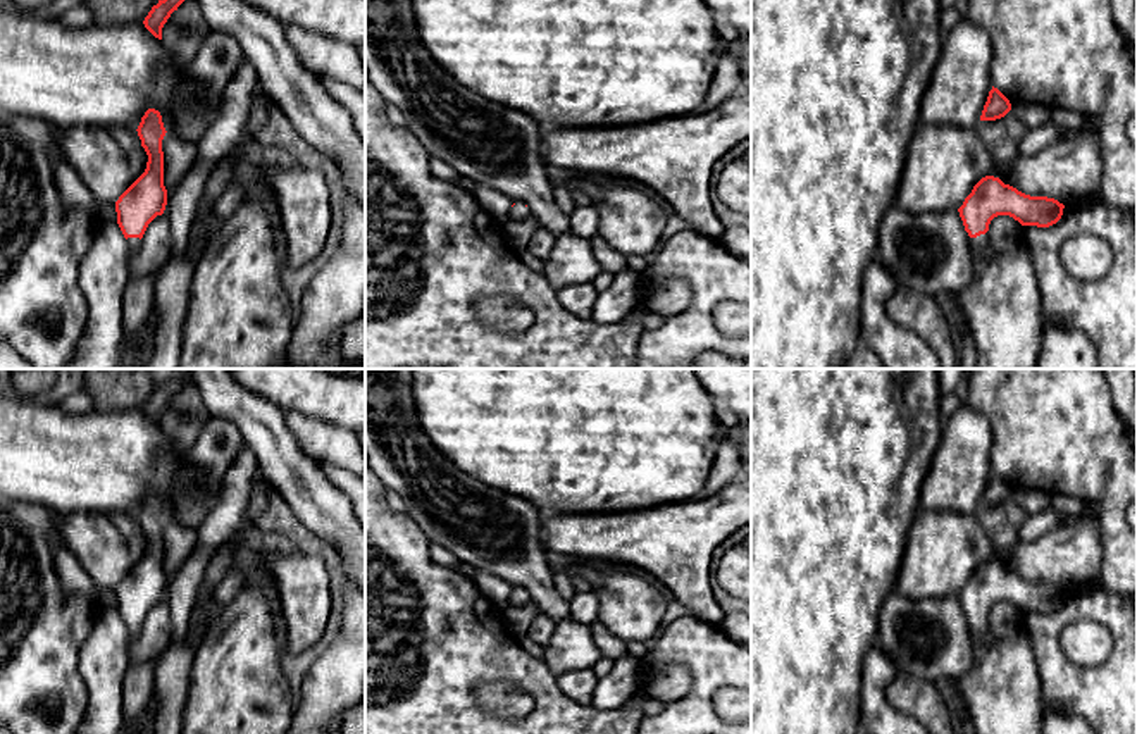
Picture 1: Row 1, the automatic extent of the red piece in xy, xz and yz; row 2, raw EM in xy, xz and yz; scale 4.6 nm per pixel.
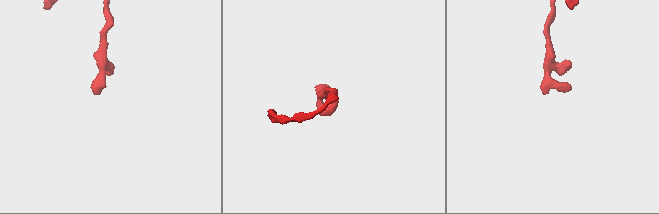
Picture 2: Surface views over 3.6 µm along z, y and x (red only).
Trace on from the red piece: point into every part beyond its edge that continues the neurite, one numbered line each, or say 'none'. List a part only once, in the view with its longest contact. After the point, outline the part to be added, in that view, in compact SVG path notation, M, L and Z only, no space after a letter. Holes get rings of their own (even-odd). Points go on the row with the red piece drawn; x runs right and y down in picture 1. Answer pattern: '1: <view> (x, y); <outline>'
1: yz (981, 243); M985 233L977 238L970 238L970 241L975 246L982 264L987 267L992 262L992 258L996 257L994 250L989 243L989 234Z

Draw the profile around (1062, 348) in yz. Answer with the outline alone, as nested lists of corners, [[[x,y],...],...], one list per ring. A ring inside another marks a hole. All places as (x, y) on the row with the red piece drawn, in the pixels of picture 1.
[[[1042,322],[1039,369],[1099,369],[1096,346],[1080,329]]]

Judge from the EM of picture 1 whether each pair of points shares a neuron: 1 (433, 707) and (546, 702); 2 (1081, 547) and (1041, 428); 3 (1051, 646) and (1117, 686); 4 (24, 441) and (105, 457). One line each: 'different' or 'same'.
1: same
2: different
3: same
4: same

